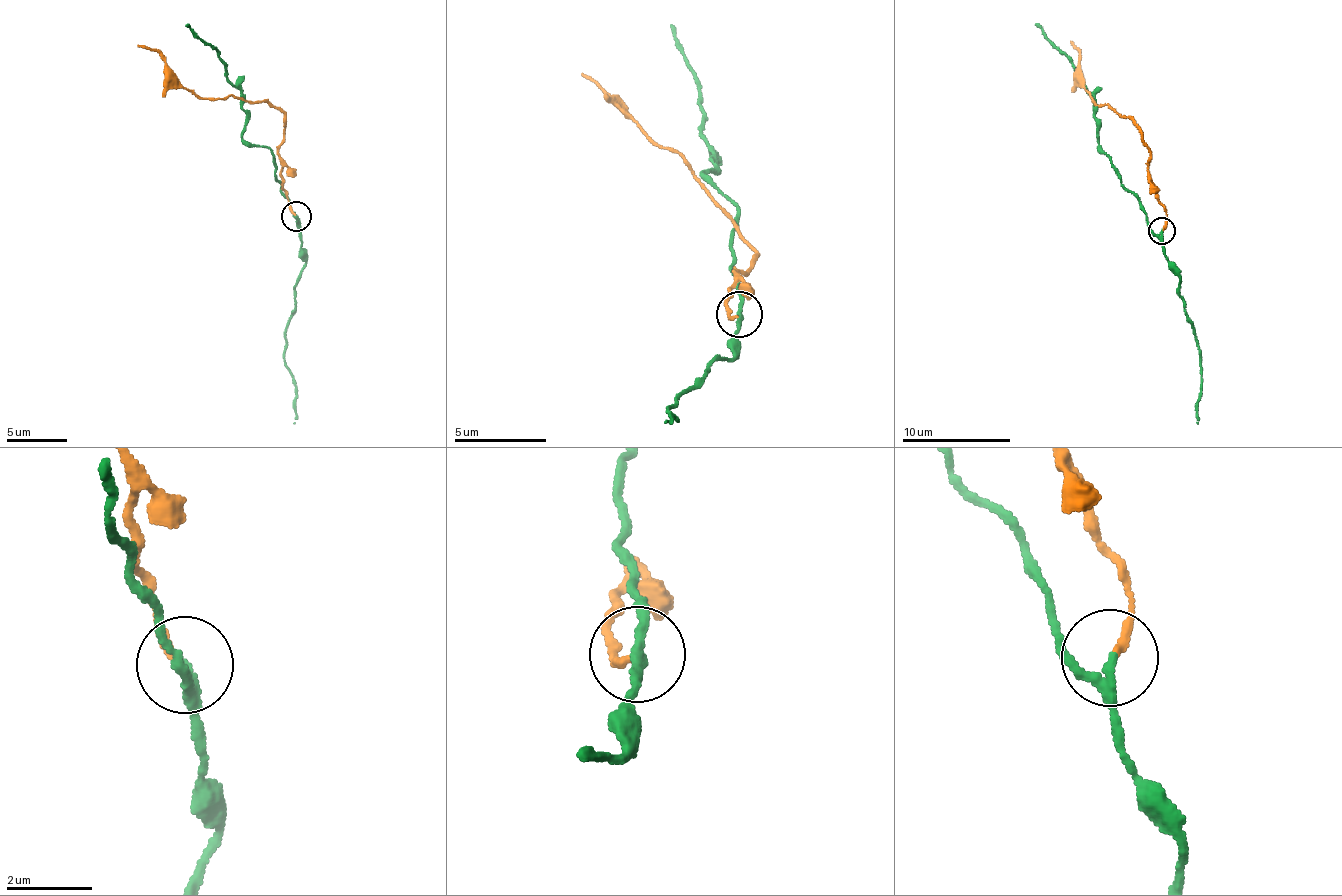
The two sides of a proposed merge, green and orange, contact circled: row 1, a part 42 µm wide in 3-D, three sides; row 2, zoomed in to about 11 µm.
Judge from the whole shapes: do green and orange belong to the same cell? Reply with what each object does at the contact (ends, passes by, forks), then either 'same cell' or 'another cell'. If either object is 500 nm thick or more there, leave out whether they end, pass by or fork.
green passes by | orange ends | another cell

